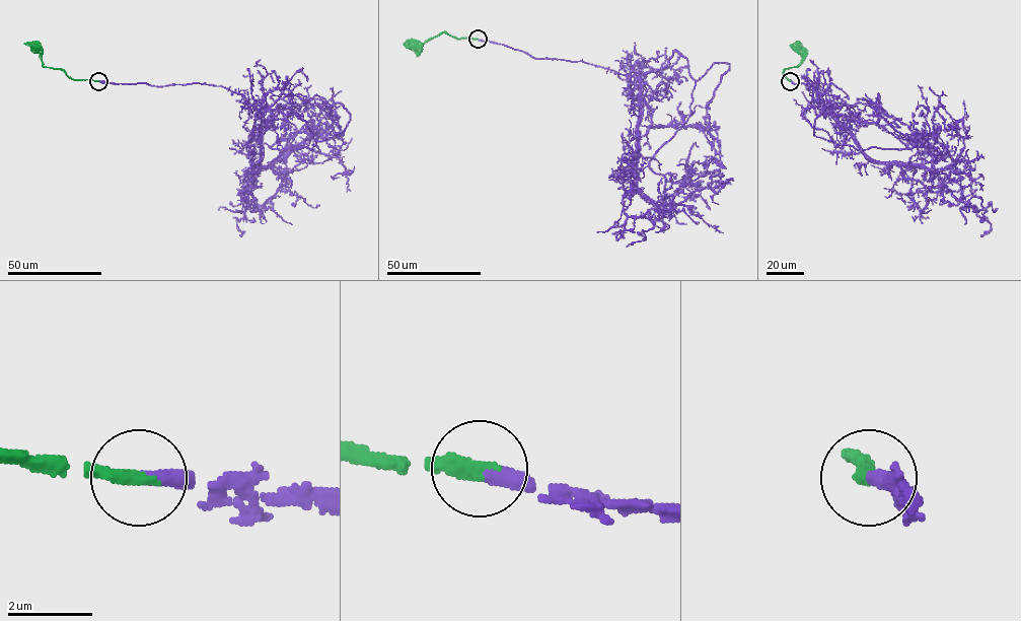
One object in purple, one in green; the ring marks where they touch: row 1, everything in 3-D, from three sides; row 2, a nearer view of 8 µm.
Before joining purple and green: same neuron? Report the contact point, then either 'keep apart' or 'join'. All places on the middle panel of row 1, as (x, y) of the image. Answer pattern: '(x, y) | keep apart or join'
(478, 39) | join

